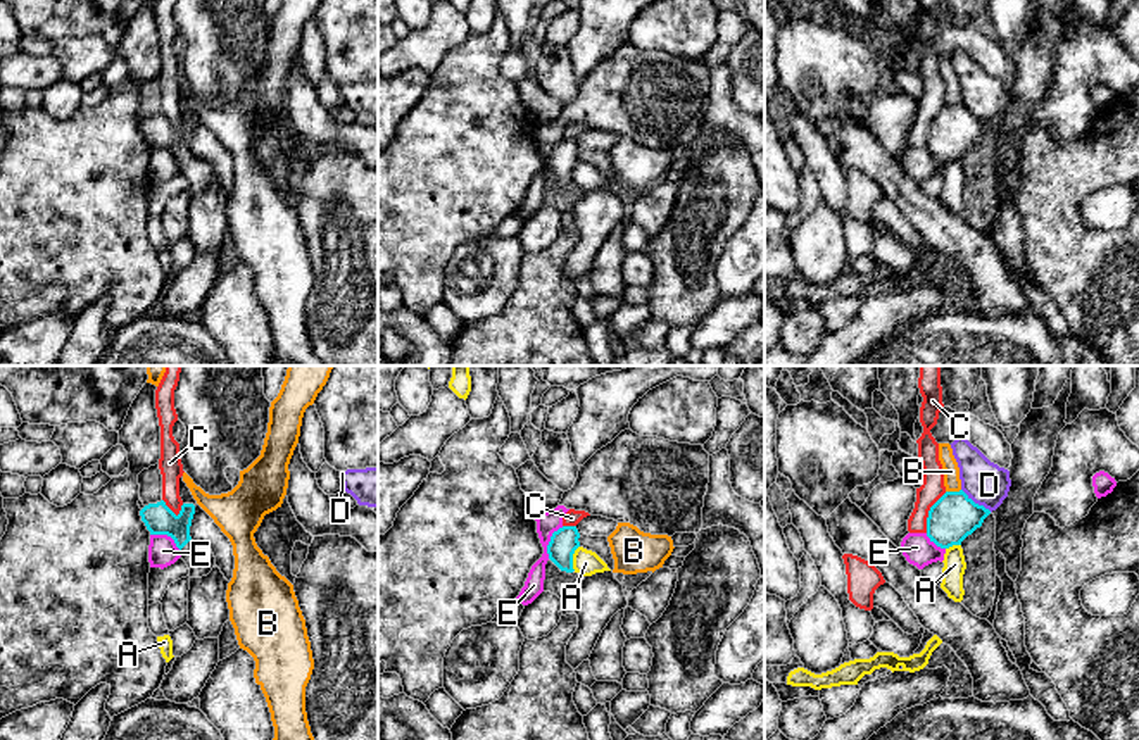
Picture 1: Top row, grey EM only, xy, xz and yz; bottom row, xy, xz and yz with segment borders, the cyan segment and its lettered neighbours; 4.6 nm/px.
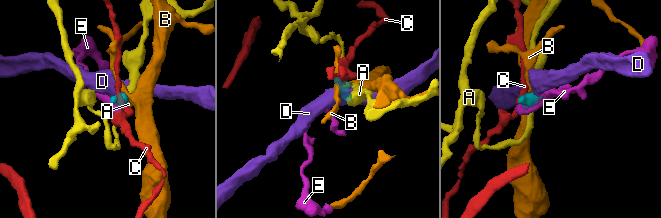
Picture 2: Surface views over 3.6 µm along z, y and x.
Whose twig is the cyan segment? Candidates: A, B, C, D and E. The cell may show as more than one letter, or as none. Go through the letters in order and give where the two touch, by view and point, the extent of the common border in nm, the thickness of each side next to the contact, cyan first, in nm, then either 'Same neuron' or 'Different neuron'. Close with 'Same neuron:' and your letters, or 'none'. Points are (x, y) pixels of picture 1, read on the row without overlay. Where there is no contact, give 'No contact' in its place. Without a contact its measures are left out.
A: Touches cyan at xz (572, 171). Shared border 120 nm. Thickness 130 nm (cyan) against 120 nm. Different neuron
B: Touches cyan at yz (953, 106). Shared border 70 nm. Thickness 220 nm (cyan) against 80 nm. Different neuron
C: Touches cyan at yz (929, 126). Shared border 220 nm. Thickness 220 nm (cyan) against 110 nm. Different neuron
D: Touches cyan at yz (977, 118). Shared border 180 nm. Thickness 220 nm (cyan) against 200 nm. Different neuron
E: Touches cyan at xz (551, 154). Shared border 170 nm. Thickness 130 nm (cyan) against 100 nm. Different neuron
Same neuron: none

